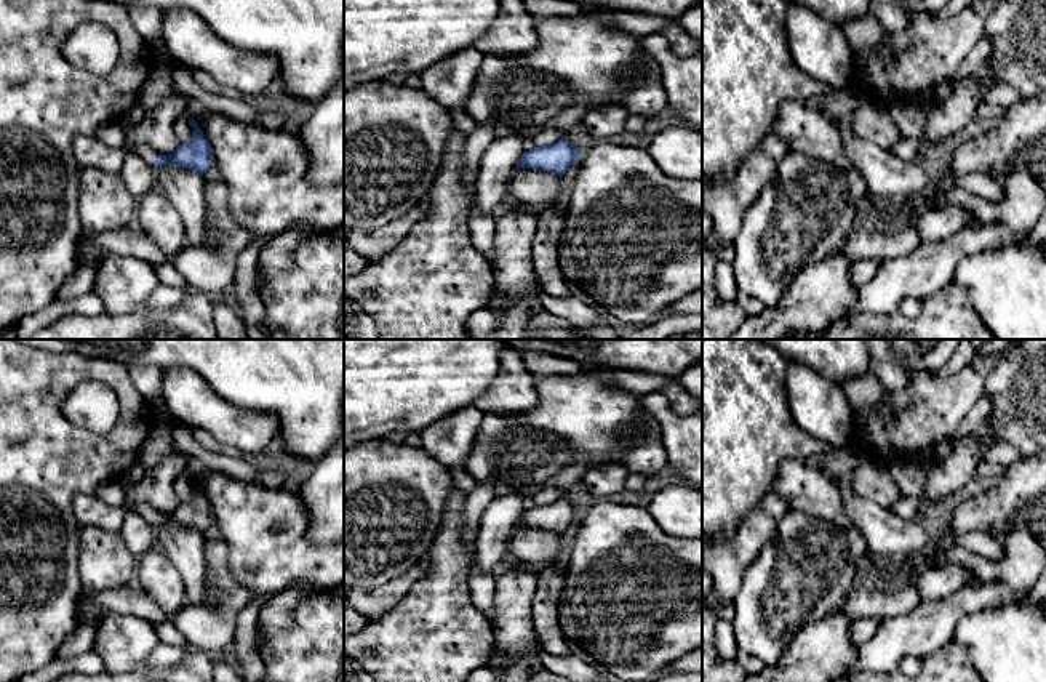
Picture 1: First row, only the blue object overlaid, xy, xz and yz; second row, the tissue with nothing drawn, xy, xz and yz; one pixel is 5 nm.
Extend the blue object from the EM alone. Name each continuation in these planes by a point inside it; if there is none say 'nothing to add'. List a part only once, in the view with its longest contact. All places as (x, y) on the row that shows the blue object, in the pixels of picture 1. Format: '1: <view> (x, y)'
1: xy (147, 154)

